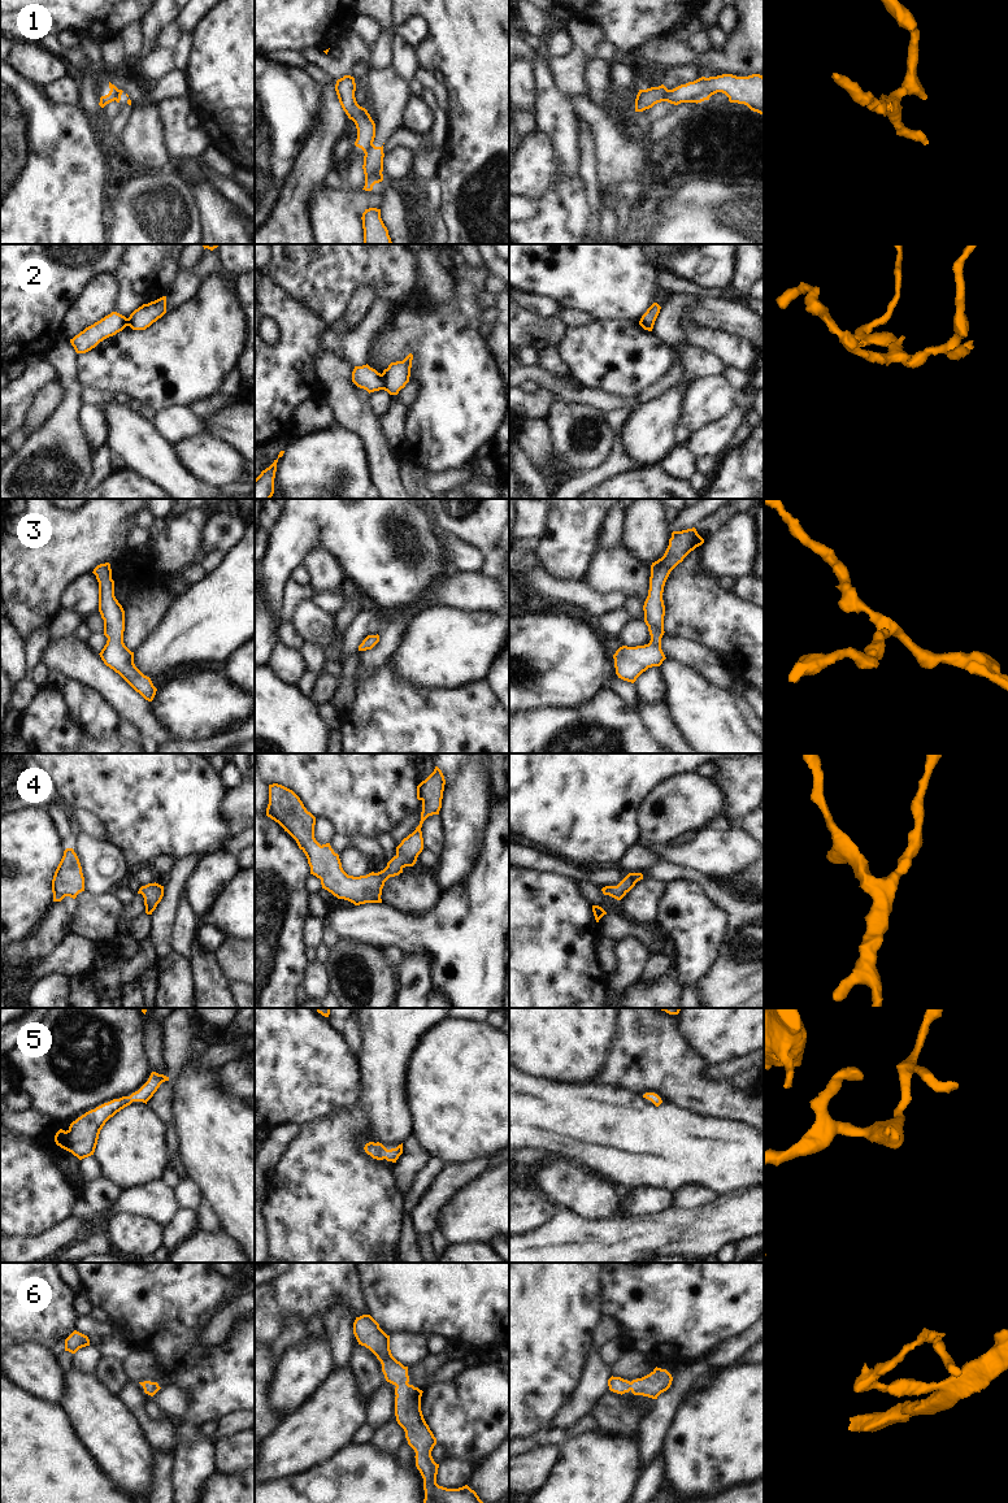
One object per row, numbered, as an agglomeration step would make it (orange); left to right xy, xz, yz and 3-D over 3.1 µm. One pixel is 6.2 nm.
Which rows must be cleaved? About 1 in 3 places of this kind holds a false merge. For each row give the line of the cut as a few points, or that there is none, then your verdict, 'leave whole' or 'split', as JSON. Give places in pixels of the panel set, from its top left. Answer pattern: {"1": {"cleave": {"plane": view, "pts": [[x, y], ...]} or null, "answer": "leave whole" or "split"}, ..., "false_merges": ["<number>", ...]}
{"1": {"cleave": {"plane": "yz", "pts": [[670, 90], [661, 100]]}, "answer": "split"}, "2": {"cleave": {"plane": "xz", "pts": [[381, 374], [383, 389]]}, "answer": "split"}, "3": {"cleave": null, "answer": "leave whole"}, "4": {"cleave": null, "answer": "leave whole"}, "5": {"cleave": null, "answer": "leave whole"}, "6": {"cleave": null, "answer": "leave whole"}, "false_merges": ["1", "2"]}

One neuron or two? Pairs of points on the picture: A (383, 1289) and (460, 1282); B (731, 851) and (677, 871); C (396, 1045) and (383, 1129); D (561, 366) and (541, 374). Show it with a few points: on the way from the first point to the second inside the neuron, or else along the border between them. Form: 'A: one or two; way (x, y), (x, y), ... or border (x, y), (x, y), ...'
A: one; way (403, 1289), (412, 1282), (440, 1282)
B: two; border (661, 859), (695, 869), (709, 878)
C: one; way (386, 1065), (386, 1108)
D: two; border (538, 363), (554, 374)

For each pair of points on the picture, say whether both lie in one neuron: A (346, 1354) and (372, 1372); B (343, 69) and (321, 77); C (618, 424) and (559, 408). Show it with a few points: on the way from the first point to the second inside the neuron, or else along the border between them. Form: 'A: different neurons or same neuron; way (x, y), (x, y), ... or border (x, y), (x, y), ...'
A: different neurons; border (359, 1345), (351, 1364)
B: different neurons; border (308, 61), (317, 65), (333, 79)
C: different neurons; border (599, 411), (618, 437)

